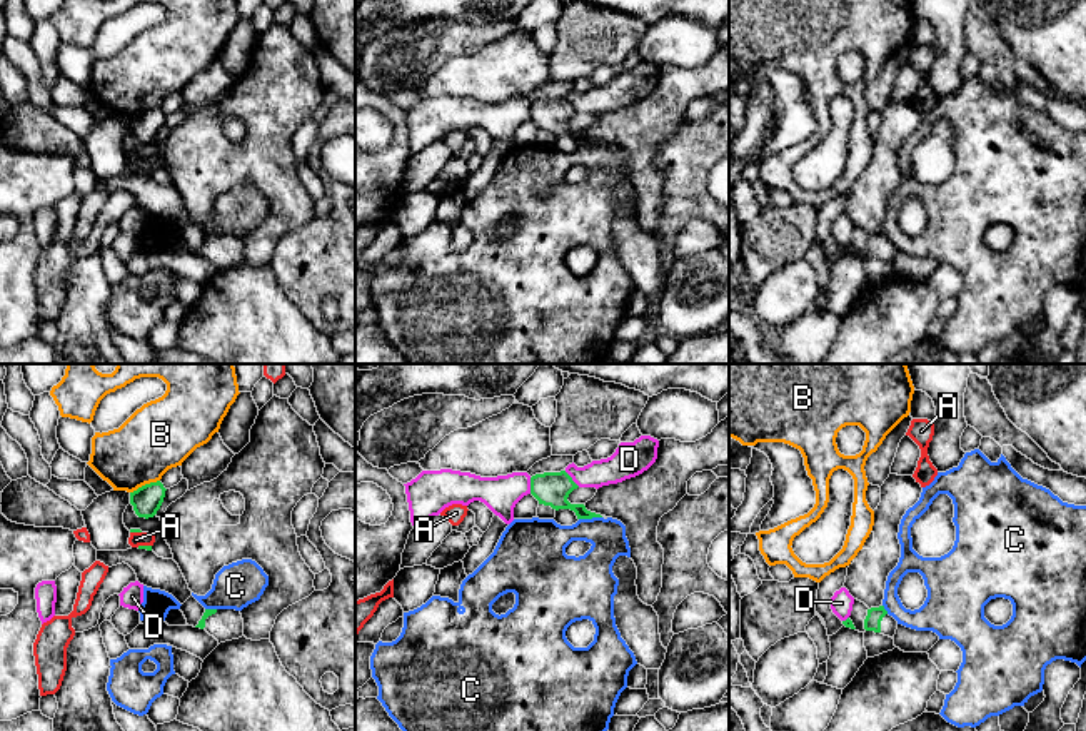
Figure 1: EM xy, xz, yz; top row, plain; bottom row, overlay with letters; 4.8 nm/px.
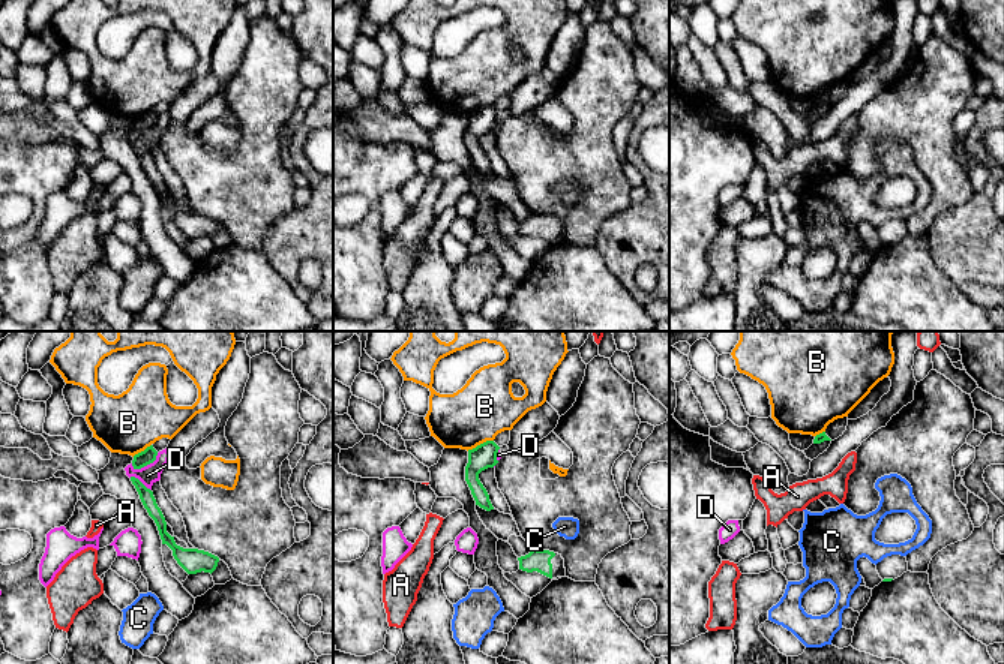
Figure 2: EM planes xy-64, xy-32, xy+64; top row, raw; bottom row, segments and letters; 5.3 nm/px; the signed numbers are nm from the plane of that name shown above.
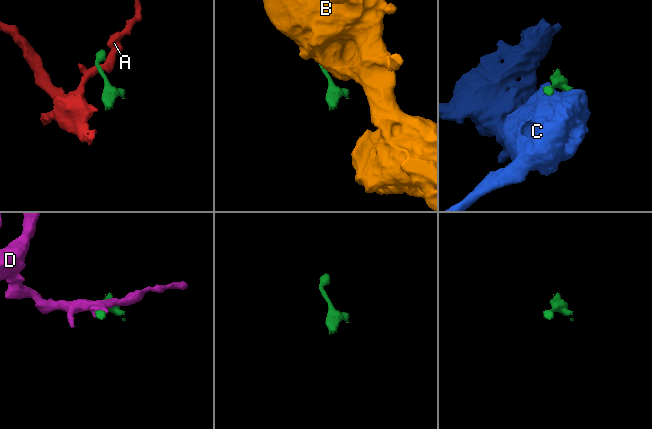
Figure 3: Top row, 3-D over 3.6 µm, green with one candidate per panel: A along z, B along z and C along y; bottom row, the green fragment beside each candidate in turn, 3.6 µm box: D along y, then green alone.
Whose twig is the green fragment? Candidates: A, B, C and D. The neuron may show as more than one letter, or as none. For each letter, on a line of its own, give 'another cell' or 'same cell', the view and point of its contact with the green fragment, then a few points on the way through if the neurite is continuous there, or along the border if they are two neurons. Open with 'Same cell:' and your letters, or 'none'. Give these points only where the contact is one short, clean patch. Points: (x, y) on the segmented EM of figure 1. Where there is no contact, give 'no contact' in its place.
Same cell: none
A: another cell | xy (144, 546) | along xy (150, 544), (137, 546)
B: another cell | xy (145, 484) | along xy (159, 479), (142, 484), (130, 493)
C: another cell | xz (589, 518) | along xz (601, 516), (579, 519)
D: another cell | xz (571, 479)

